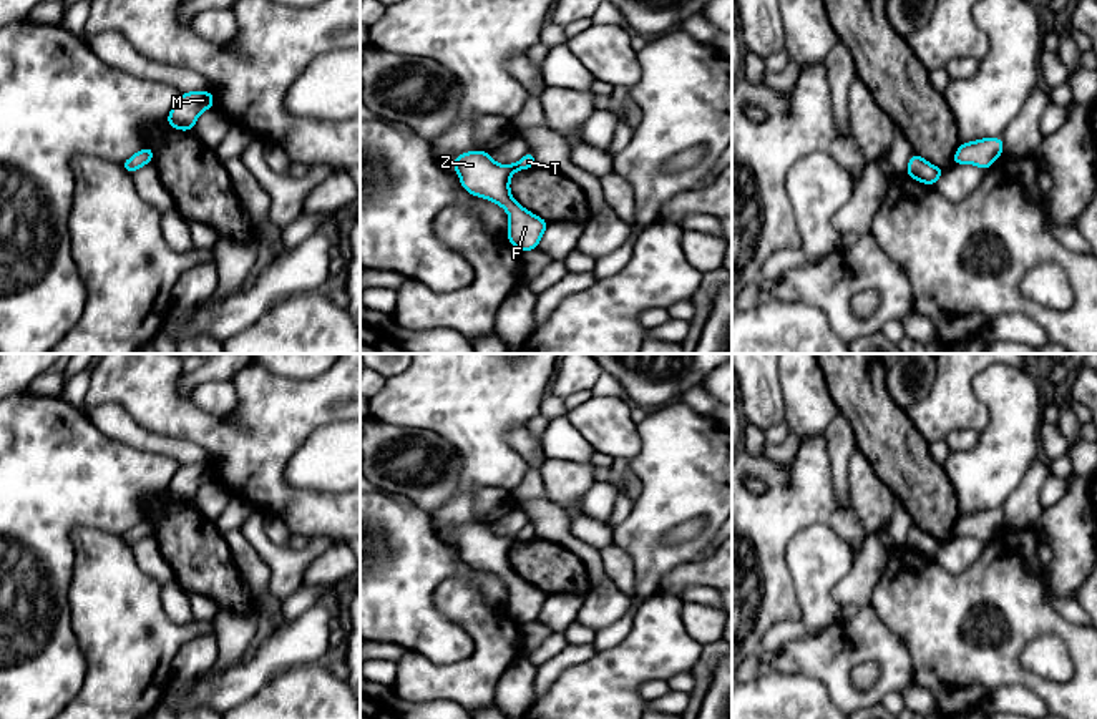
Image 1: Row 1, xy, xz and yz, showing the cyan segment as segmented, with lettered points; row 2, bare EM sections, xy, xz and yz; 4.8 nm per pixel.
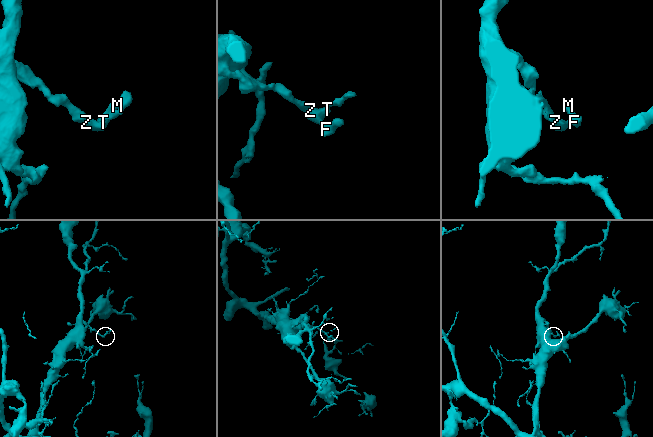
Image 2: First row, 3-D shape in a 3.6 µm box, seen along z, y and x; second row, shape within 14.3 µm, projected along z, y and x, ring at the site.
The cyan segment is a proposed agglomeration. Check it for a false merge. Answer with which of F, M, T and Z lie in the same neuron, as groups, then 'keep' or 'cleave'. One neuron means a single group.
groups F M T Z; keep

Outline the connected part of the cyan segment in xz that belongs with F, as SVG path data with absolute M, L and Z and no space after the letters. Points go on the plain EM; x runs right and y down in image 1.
M480 521L461 525L453 531L453 540L468 566L485 570L506 583L509 588L506 609L521 624L538 621L549 596L514 573L509 563L513 545L533 538L536 531L531 523L513 536L495 535L490 525Z

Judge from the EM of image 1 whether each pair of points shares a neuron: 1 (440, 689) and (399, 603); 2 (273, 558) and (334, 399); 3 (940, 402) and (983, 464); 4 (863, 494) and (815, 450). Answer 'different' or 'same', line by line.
1: different
2: different
3: different
4: different

